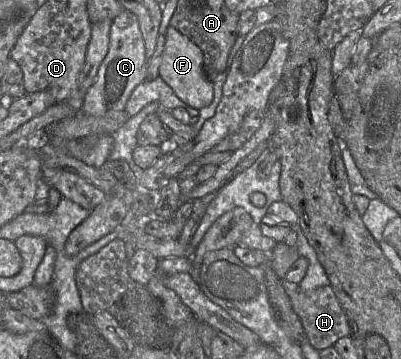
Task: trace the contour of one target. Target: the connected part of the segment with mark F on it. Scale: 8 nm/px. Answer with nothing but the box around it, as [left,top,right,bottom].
[159,26,213,109]

